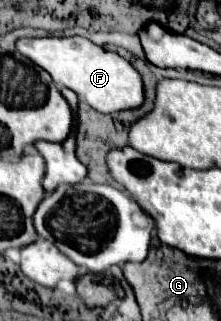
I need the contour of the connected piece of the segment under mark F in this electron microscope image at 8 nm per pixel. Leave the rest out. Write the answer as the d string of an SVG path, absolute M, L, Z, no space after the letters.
M84 37L20 39L16 47L24 57L46 69L52 75L54 83L72 89L82 101L88 101L88 105L100 113L136 109L144 103L144 83L134 65L118 53L104 51Z

